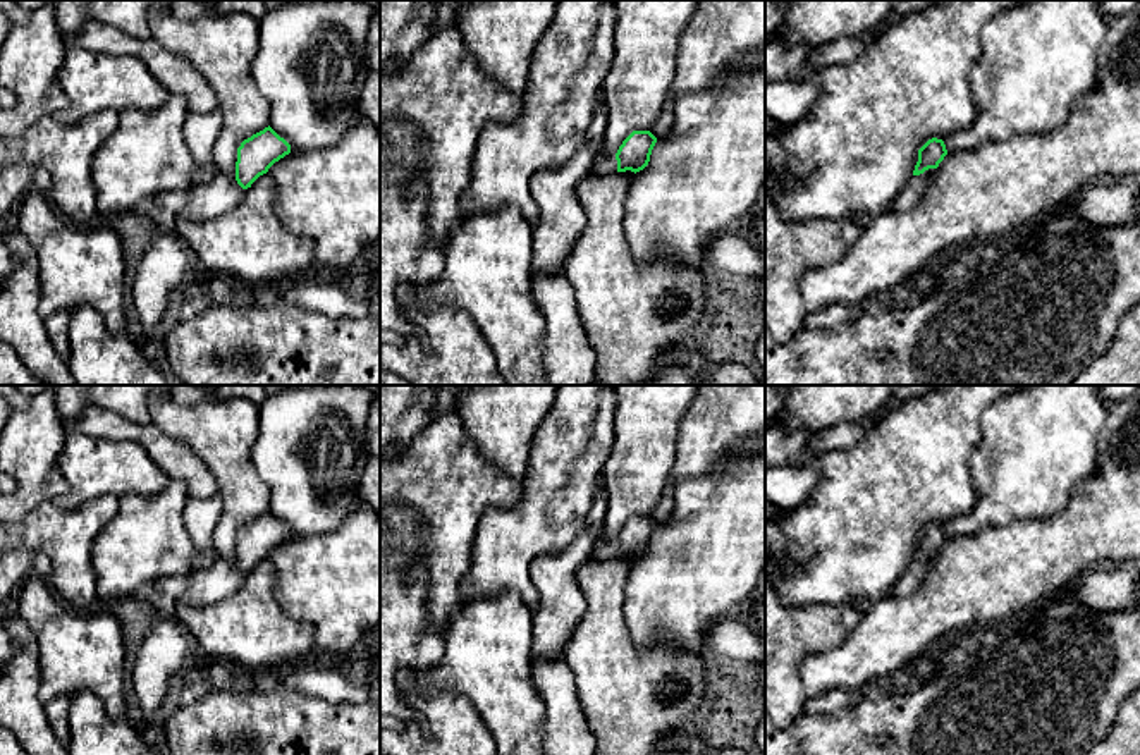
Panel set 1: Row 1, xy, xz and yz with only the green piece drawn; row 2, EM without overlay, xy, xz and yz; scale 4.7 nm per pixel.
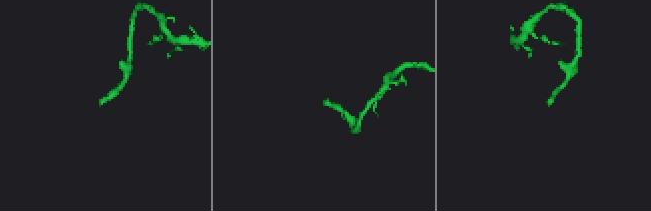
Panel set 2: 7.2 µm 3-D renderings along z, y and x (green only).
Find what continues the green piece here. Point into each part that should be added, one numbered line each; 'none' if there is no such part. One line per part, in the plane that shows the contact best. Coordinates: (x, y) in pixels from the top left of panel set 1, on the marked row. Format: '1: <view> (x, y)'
1: yz (912, 193)

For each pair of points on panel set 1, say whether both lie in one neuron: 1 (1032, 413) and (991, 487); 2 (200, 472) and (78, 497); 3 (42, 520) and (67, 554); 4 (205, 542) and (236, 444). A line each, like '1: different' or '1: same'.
1: same
2: different
3: same
4: different

